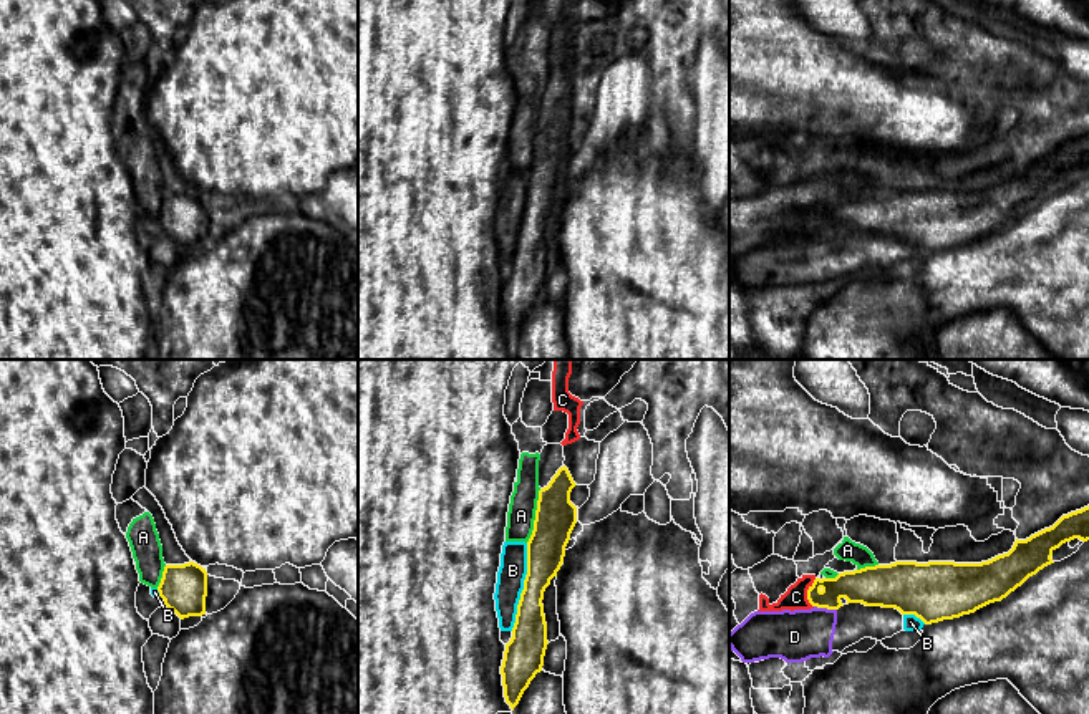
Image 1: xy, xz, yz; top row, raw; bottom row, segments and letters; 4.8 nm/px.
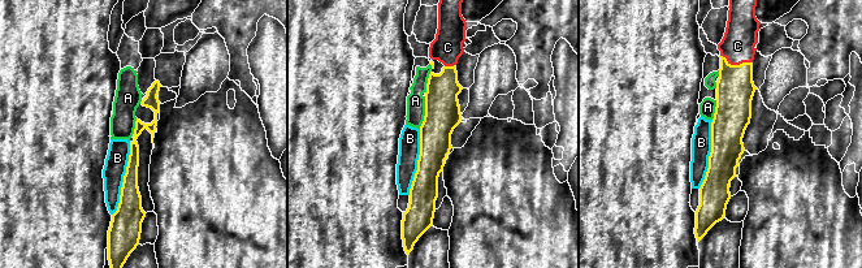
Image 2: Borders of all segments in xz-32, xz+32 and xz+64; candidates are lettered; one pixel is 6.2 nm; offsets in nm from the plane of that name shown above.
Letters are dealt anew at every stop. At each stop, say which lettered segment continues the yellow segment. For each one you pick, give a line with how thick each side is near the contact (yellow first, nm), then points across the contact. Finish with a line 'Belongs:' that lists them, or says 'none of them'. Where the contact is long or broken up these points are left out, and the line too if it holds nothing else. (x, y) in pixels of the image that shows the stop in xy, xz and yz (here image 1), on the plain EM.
C: 160 nm thick on the yellow side, 110 nm on the other; runs through yz (857, 216), (808, 222), (796, 226)
Belongs: C

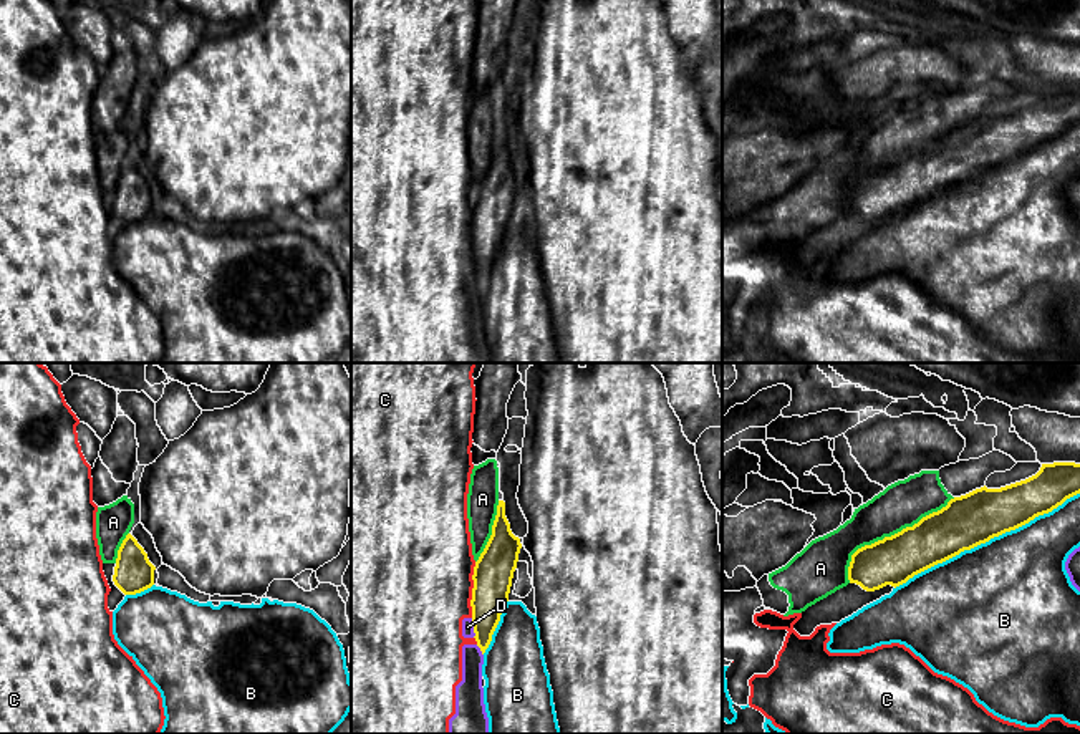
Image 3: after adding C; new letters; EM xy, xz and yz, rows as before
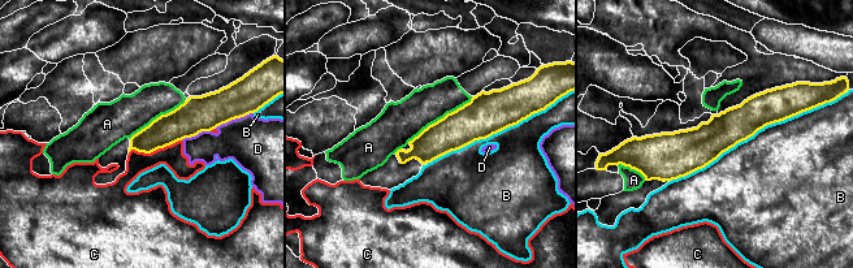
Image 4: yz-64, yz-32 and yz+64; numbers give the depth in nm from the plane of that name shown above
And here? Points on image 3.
Belongs: none of them

